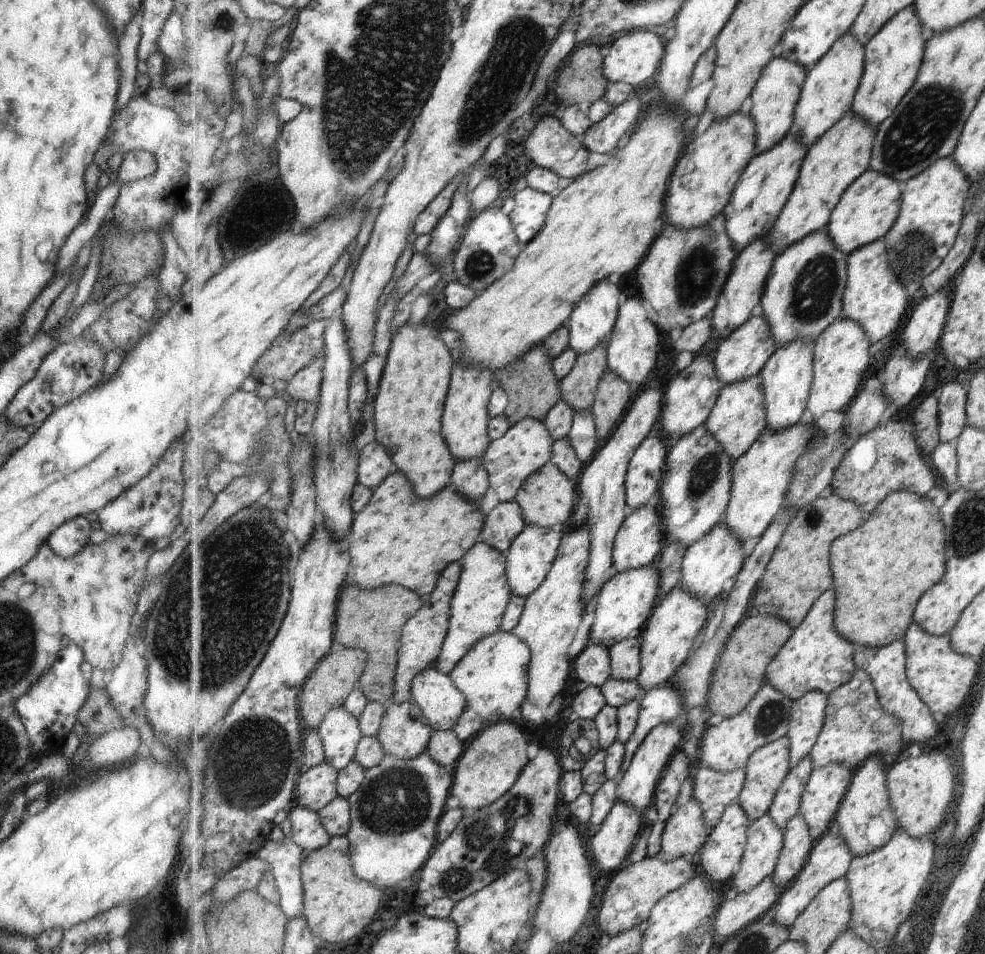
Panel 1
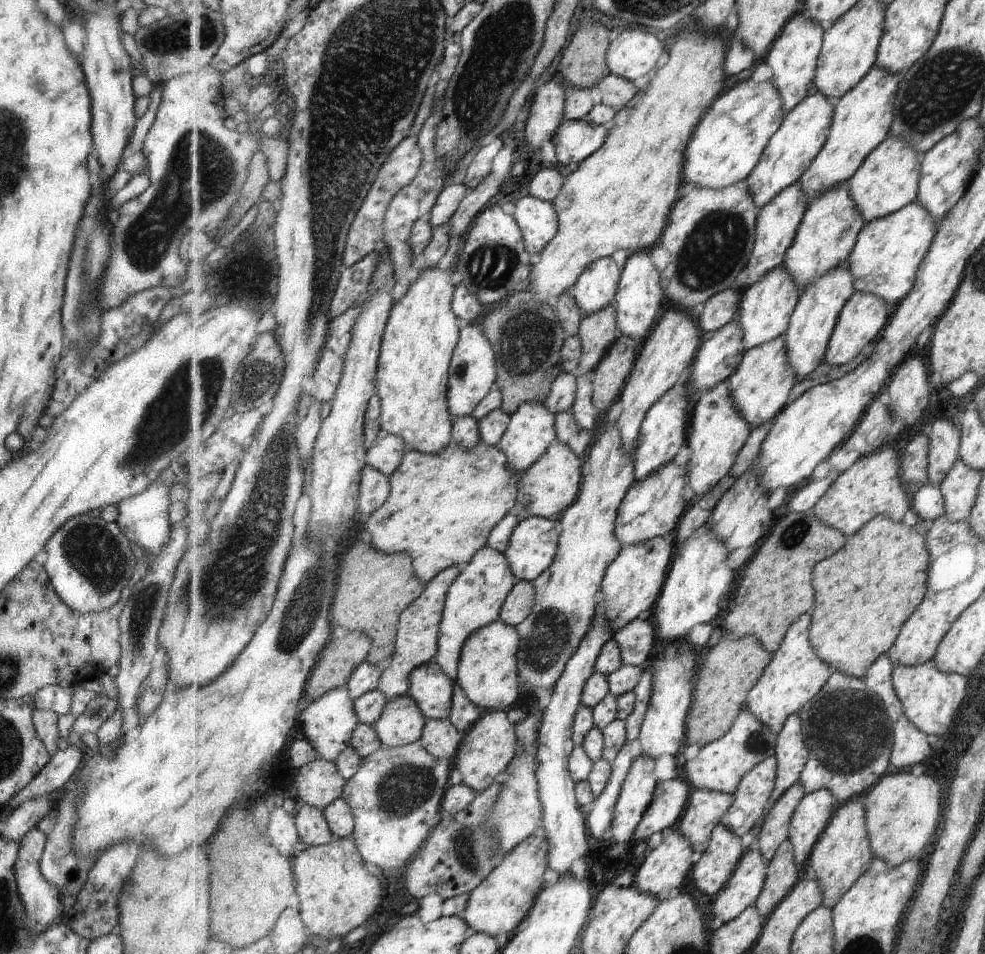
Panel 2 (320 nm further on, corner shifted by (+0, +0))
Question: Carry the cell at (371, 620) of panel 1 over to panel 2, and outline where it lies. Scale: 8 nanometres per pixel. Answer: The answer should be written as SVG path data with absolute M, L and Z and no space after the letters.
M357 541L342 556L339 556L339 582L334 596L332 619L334 626L343 626L349 632L361 631L372 638L372 649L367 660L375 663L381 669L387 668L392 656L396 653L396 636L400 624L400 614L415 602L416 598L426 589L416 573L409 553L384 553L377 550L373 544Z

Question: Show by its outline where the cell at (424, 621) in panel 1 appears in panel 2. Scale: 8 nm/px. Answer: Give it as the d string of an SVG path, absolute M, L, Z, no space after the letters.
M455 565L443 569L433 580L426 583L426 589L413 604L400 614L400 624L396 636L396 653L392 656L387 668L383 669L379 690L390 700L409 695L410 674L418 666L435 660L440 648L440 624L444 616L446 598L451 585L457 580L464 565Z

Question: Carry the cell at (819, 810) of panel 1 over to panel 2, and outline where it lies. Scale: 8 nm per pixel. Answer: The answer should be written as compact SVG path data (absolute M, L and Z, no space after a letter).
M827 789L805 795L792 818L788 840L793 843L797 864L811 860L813 849L827 828L835 810L840 808L839 799Z

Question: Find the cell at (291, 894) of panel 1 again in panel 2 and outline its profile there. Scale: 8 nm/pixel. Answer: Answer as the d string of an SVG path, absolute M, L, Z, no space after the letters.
M275 807L270 815L268 836L271 842L290 859L295 859L293 852L297 842L301 841L293 815L282 807Z

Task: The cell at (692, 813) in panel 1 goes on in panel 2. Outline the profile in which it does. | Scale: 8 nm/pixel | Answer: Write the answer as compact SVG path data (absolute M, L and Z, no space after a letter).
M677 827L665 831L663 842L655 850L652 850L646 856L642 866L637 868L635 886L642 893L655 895L659 903L671 898L673 890L683 886L685 878L694 868L695 864L691 862L693 851L689 841L683 836L683 833L679 832Z

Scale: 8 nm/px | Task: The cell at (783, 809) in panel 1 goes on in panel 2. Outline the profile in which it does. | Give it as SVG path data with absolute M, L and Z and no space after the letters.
M800 780L768 812L758 836L757 850L761 851L763 858L769 864L776 857L780 846L788 840L793 815L796 813L800 802L804 800L805 795L804 784Z

